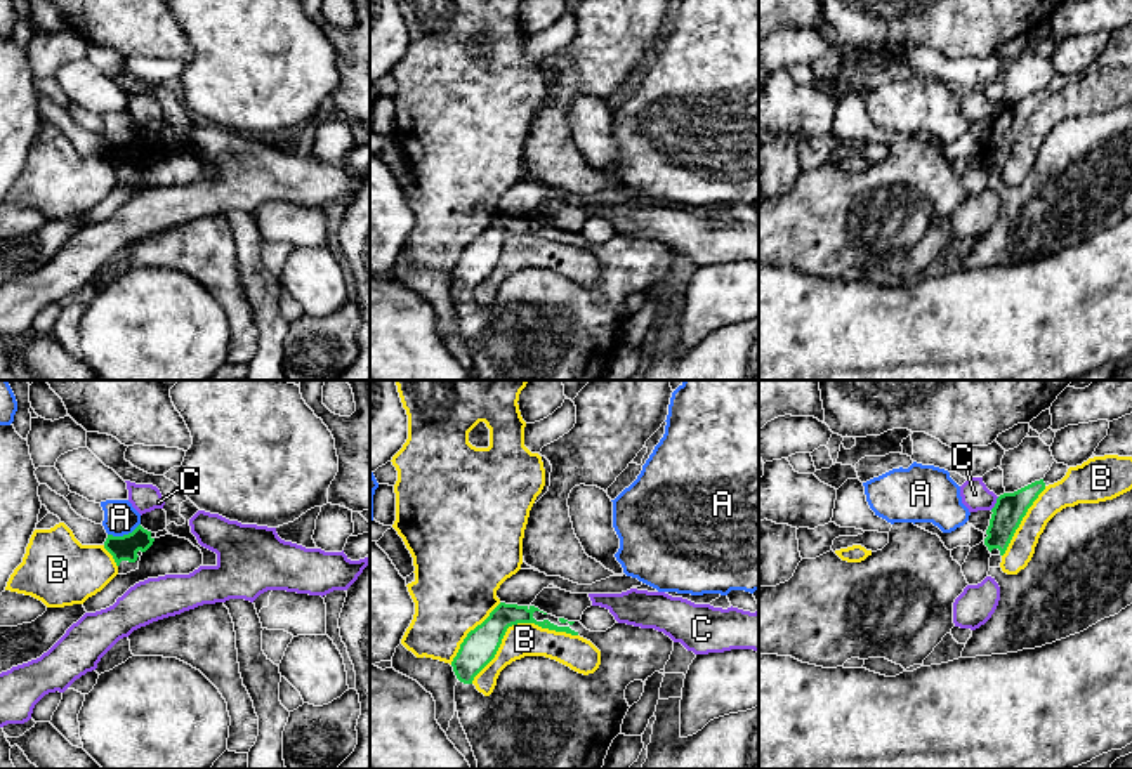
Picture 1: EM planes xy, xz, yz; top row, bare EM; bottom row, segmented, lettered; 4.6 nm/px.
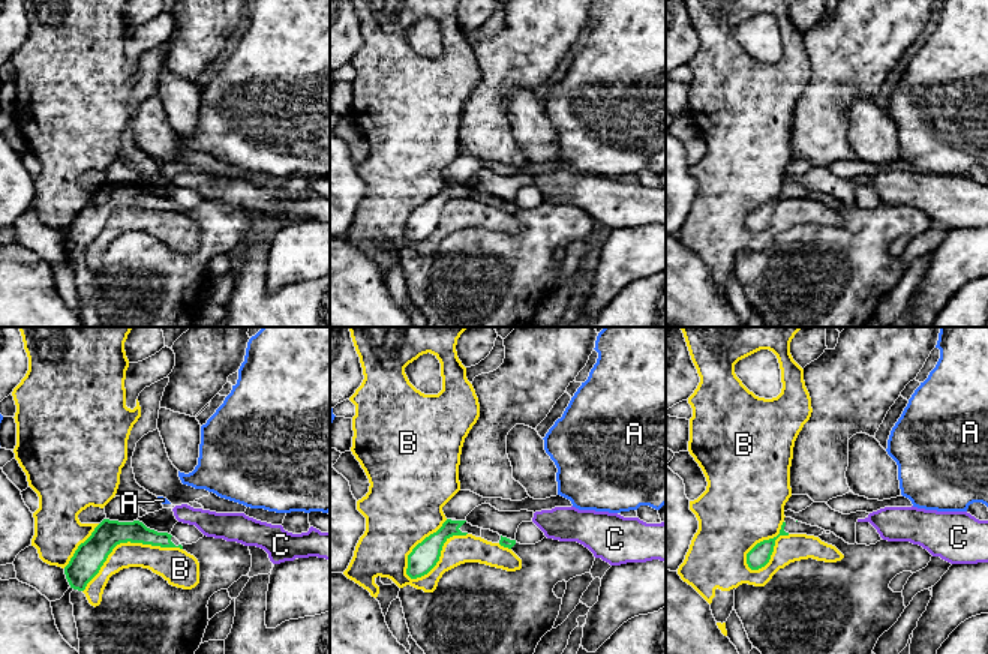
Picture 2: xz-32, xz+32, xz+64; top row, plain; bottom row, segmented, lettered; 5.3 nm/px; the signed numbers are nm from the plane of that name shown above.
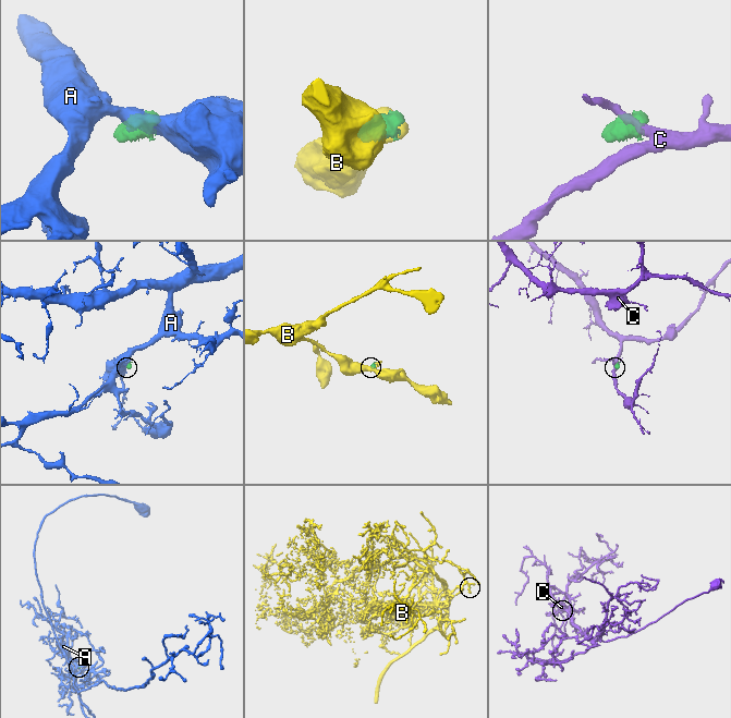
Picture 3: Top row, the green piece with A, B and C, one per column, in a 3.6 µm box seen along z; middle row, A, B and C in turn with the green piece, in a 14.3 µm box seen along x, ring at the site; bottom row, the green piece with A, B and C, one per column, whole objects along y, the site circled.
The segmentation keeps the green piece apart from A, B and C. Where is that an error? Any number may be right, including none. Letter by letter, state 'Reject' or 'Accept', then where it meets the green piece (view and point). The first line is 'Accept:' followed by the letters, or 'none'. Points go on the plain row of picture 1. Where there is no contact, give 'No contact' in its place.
Accept: none
A: Reject. Touches green at xy (124, 146)
B: Reject. Touches green at xz (514, 235)
C: Reject. Touches green at yz (995, 115)

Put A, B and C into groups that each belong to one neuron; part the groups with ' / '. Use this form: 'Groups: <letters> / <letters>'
Groups: A / B / C

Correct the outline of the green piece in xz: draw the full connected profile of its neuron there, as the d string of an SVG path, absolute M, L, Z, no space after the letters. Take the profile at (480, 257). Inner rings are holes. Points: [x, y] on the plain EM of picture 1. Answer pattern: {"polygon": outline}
{"polygon": "M500 214L481 236L467 245L451 273L458 290L457 323L477 380L602 380L630 319L625 311L627 297L634 292L644 293L663 281L672 262L674 252L655 240L616 233L606 243L590 243L580 233L556 229L535 217ZM517 234L535 234L590 252L601 262L599 279L583 286L545 267L524 267L507 276L493 304L484 307L472 292L495 269L507 240Z"}

